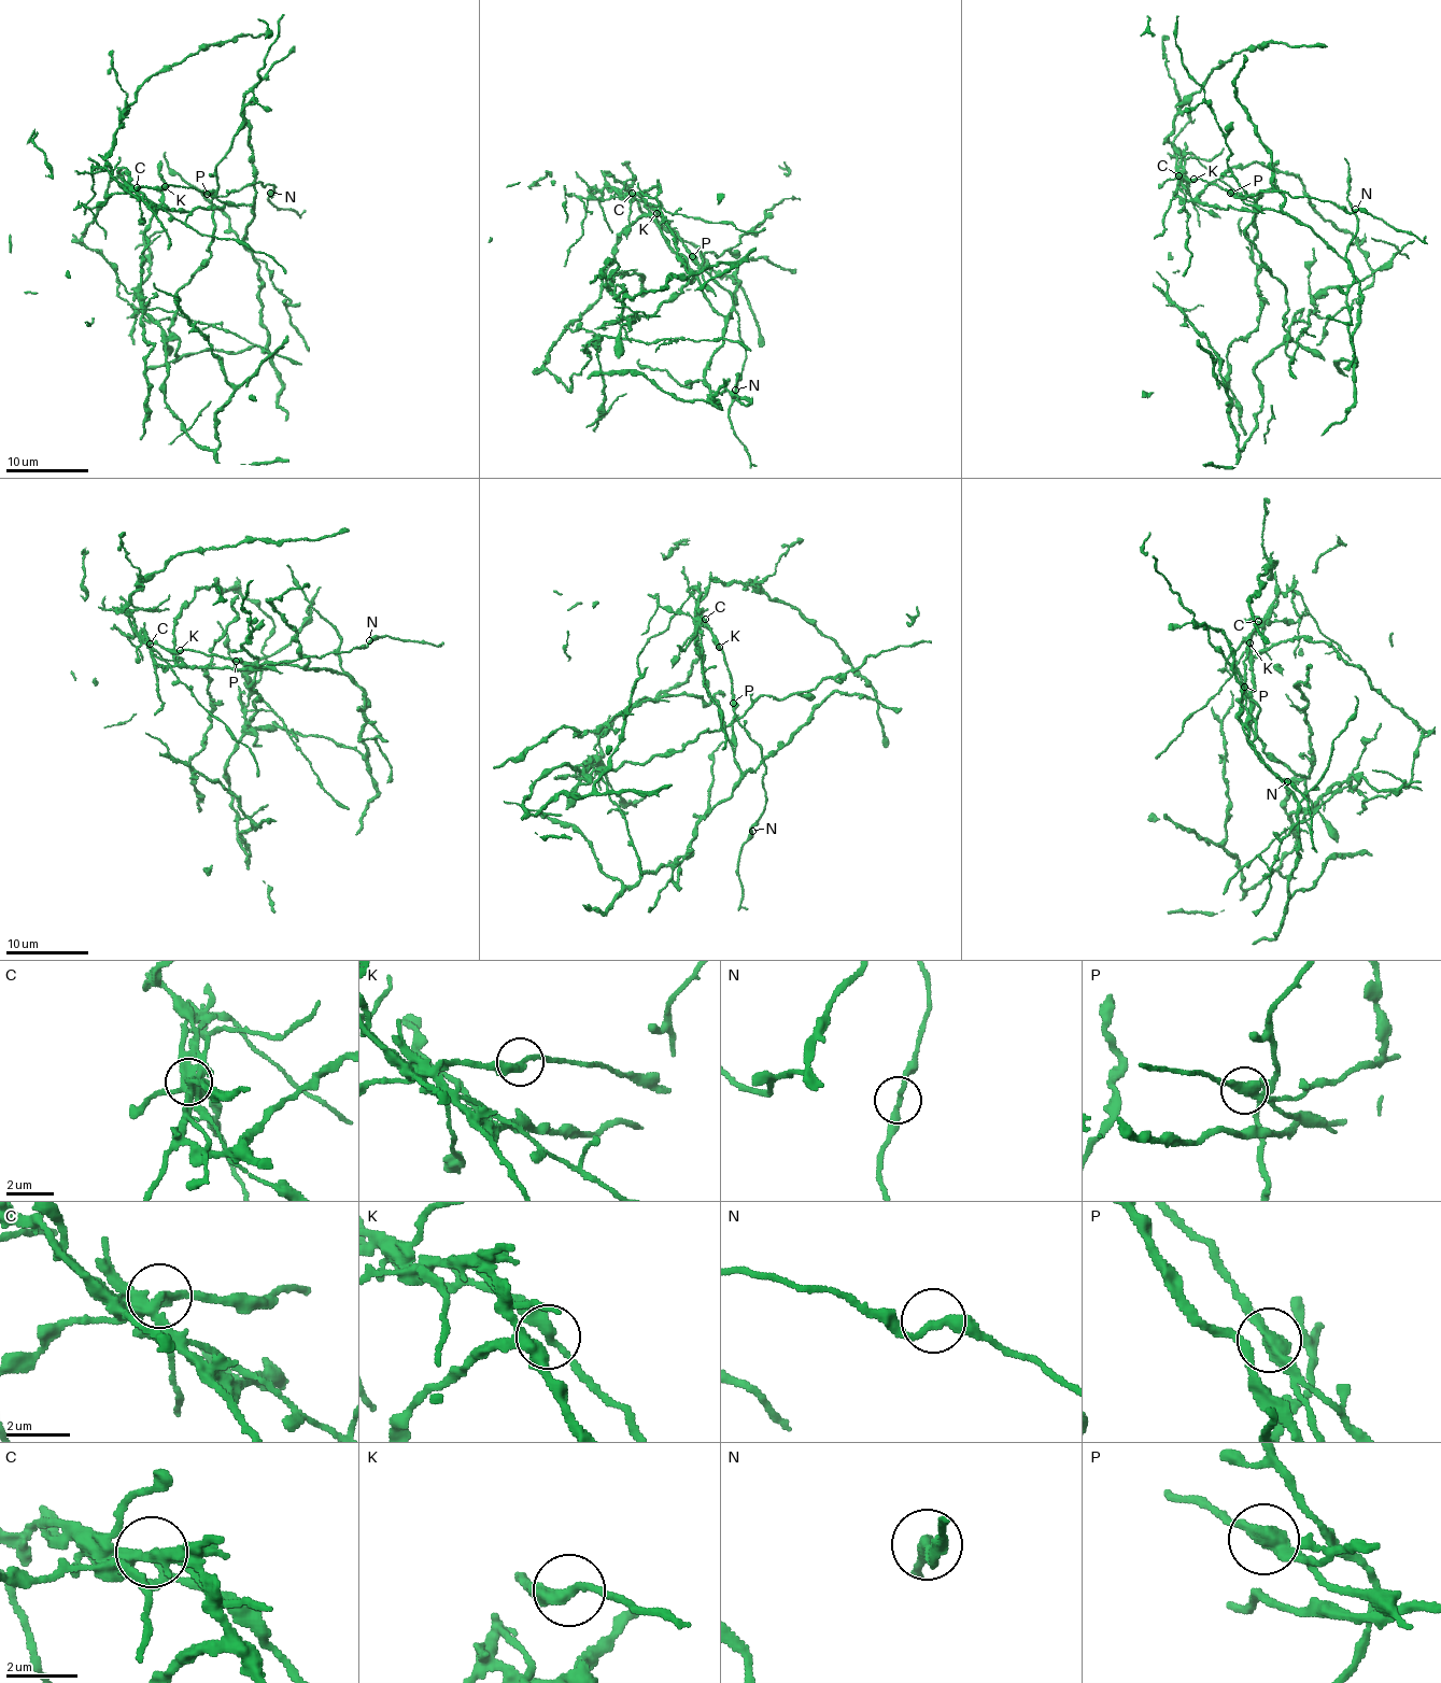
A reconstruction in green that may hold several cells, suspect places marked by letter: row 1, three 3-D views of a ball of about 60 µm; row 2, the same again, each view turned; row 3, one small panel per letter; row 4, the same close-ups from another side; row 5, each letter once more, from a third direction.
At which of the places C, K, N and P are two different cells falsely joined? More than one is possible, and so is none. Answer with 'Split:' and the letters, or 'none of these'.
Split: C, P

